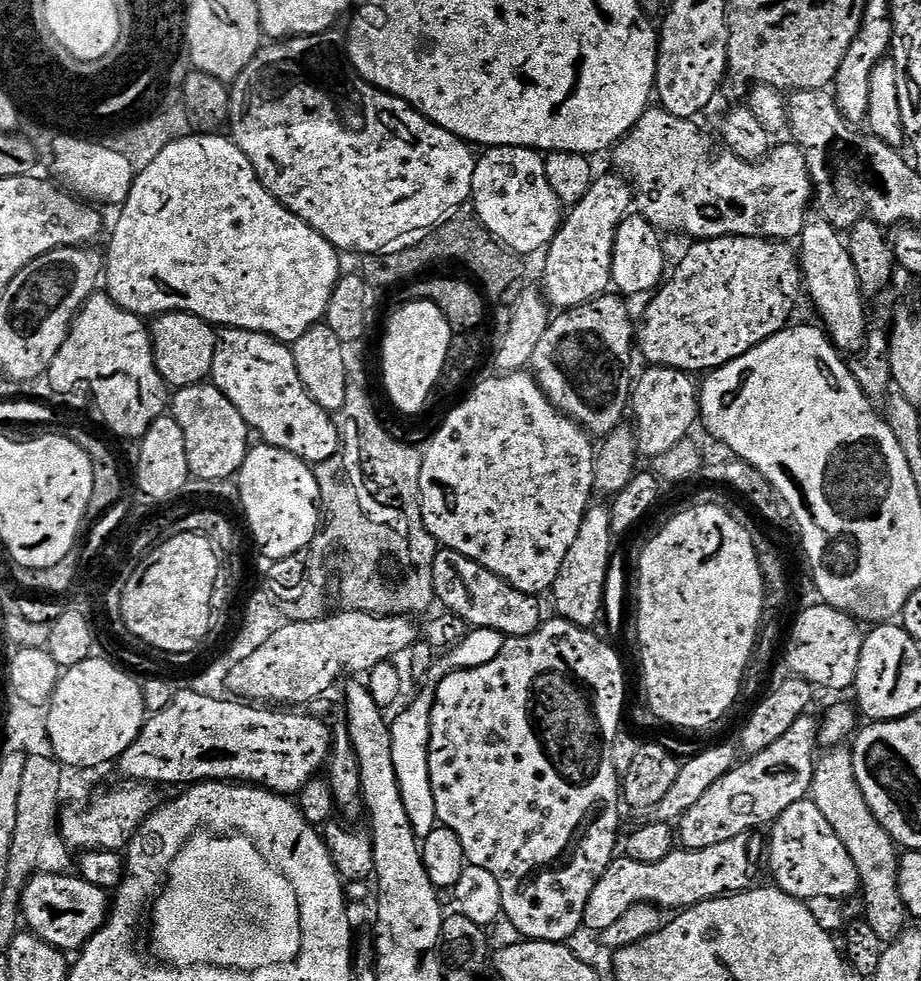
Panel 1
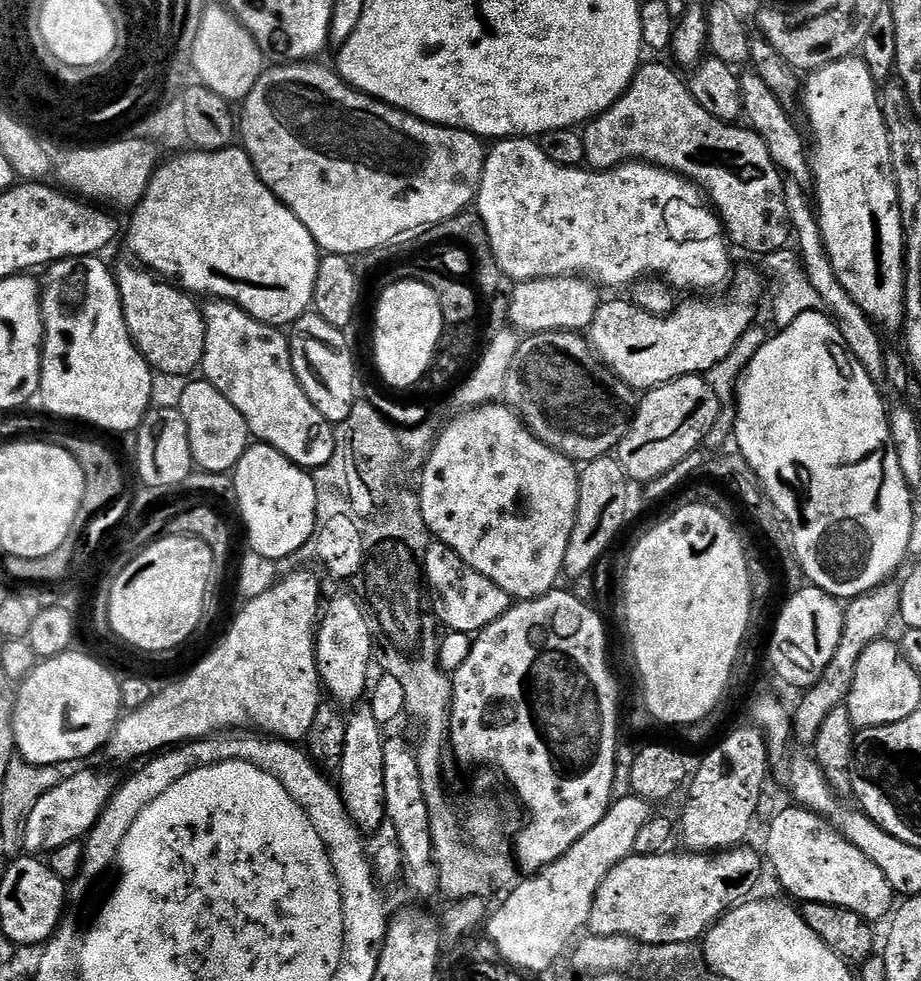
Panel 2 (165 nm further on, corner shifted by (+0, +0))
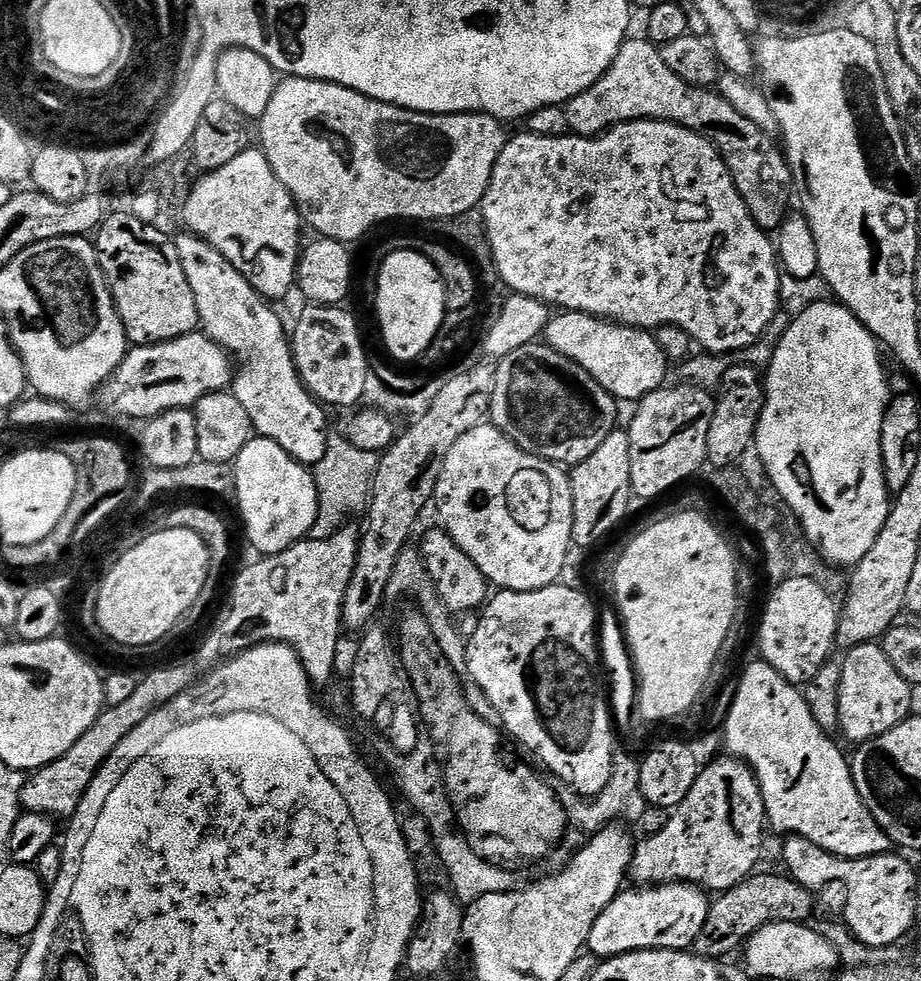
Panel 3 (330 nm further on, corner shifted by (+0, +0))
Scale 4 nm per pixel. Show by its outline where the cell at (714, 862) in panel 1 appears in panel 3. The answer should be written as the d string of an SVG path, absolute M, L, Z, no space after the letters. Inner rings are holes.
M658 884L655 886L628 886L598 914L598 922L590 930L586 948L593 957L621 956L638 950L688 950L695 945L706 916L710 896L694 884Z

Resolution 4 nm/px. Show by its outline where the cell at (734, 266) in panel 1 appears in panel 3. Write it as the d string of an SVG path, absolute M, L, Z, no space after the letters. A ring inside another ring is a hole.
M561 311L553 315L544 328L543 339L558 354L566 354L602 390L610 393L617 402L632 400L639 402L652 392L665 387L670 361L664 356L662 350L655 341L651 331L642 328L627 328L624 324L618 324L598 316L591 316L585 312Z

